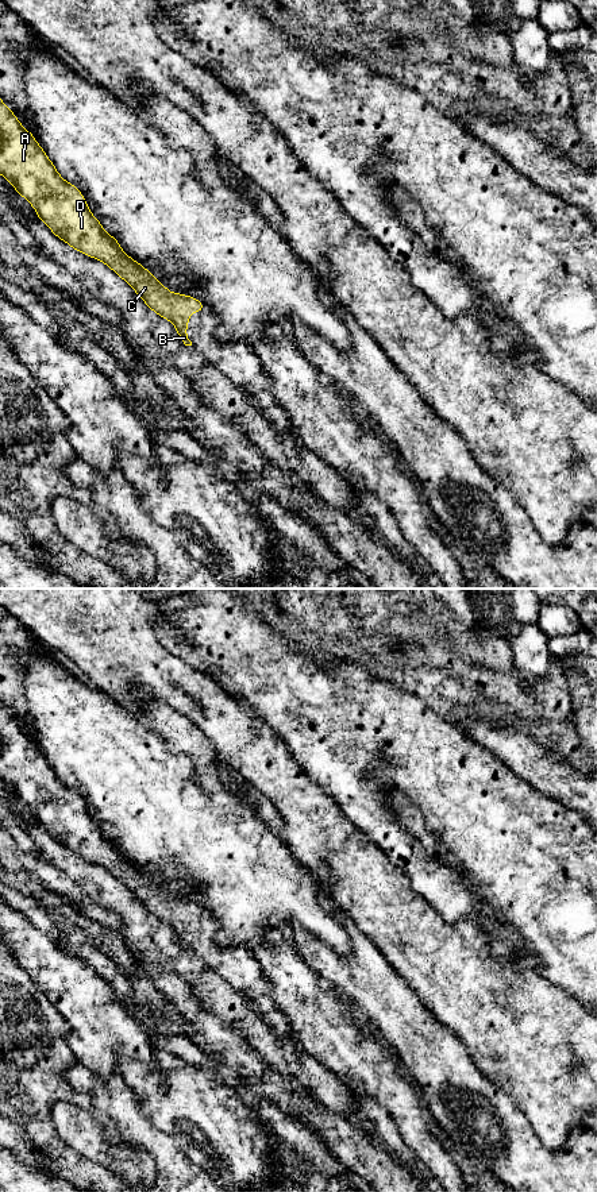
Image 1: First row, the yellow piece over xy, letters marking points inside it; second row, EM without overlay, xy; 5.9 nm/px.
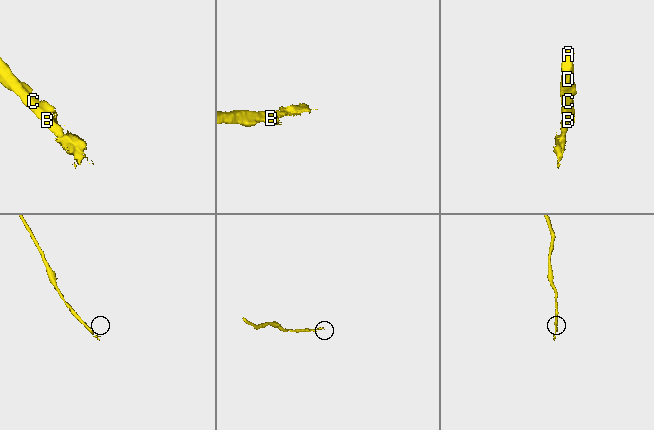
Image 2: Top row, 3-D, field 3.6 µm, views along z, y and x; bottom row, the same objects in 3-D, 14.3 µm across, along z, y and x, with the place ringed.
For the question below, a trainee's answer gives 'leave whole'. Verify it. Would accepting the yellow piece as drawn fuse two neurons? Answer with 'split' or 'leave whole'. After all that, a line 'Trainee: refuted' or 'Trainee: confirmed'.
leave whole
Trainee: confirmed

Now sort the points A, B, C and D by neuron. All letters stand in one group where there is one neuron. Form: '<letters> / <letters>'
A B C D

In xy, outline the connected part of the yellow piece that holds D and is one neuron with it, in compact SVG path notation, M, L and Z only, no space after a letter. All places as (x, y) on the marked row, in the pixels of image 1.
M1 99L0 174L35 208L38 217L57 238L70 244L74 250L101 261L111 267L138 293L150 309L176 325L177 333L185 346L192 346L192 342L186 336L189 315L201 312L204 304L194 297L170 293L149 270L122 251L118 240L108 235L100 221L90 213L81 192L57 173L55 166L36 143L32 134L23 128L22 123L15 117L14 112L4 105Z

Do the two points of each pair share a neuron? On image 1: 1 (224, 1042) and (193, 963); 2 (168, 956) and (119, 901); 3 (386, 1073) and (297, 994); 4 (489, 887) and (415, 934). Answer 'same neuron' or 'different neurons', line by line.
1: different neurons
2: same neuron
3: same neuron
4: different neurons

